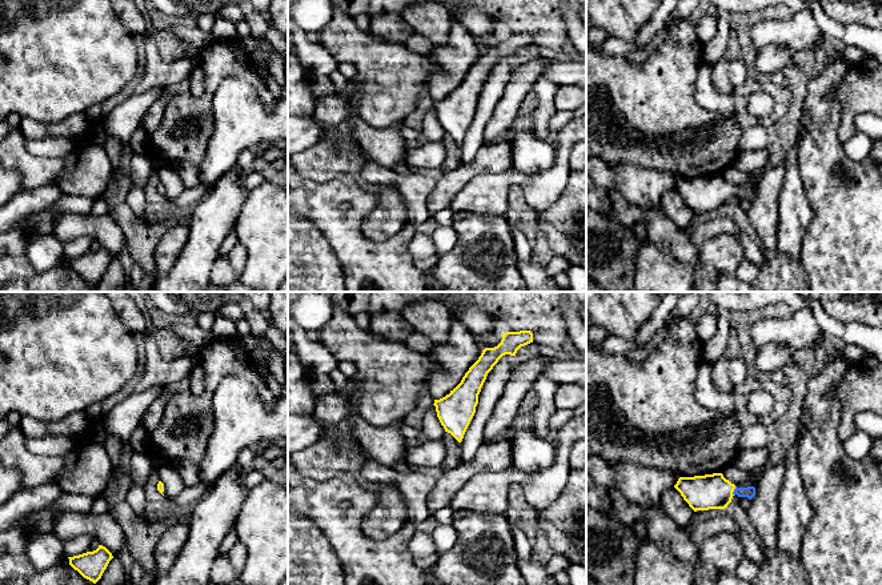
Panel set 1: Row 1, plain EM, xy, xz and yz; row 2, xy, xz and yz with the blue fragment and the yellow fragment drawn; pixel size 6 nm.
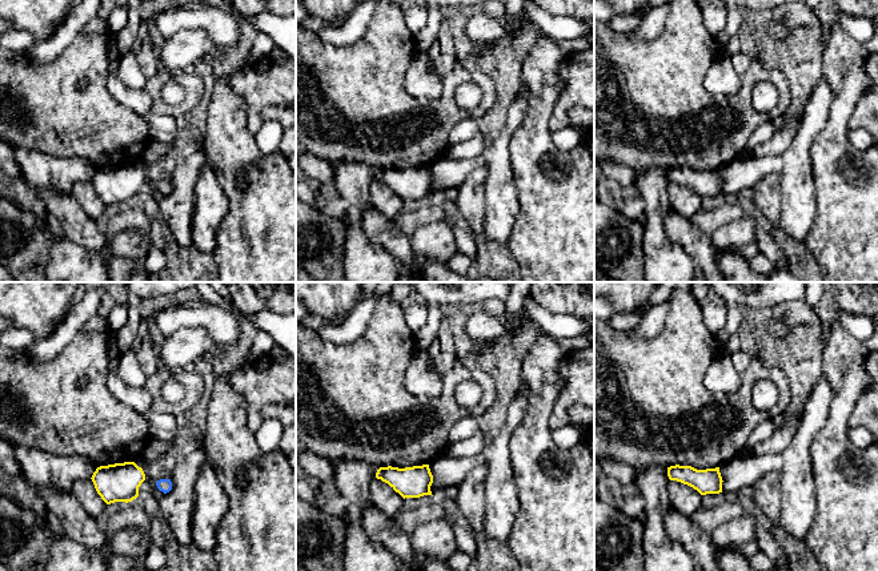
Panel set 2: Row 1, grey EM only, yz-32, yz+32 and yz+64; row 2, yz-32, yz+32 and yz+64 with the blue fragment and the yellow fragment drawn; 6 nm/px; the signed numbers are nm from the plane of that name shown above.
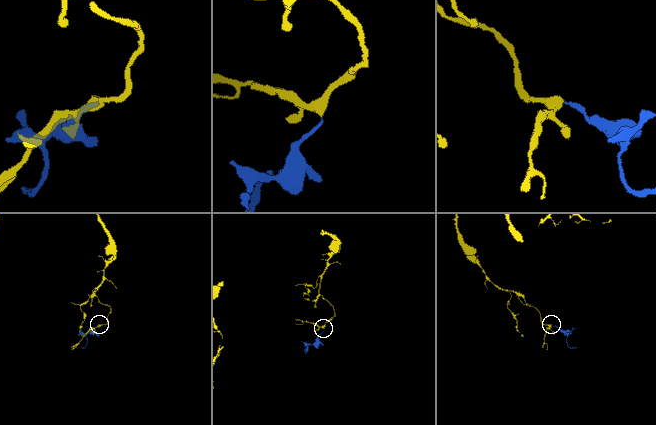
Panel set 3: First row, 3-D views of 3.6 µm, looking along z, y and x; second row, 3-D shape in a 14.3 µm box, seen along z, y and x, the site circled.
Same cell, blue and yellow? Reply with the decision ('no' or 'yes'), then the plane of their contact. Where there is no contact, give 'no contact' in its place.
yes; contact in yz

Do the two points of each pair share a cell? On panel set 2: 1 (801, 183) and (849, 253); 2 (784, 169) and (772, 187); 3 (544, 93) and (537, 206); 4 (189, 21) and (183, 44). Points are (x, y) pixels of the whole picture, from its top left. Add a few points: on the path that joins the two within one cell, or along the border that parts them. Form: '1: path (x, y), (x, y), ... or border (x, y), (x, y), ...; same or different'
1: border (814, 176), (816, 217), (805, 236); different
2: border (764, 175), (773, 173), (777, 176), (782, 208); different
3: path (536, 121), (534, 165), (537, 168), (537, 179); same
4: border (165, 37), (179, 31), (203, 29), (216, 43); different

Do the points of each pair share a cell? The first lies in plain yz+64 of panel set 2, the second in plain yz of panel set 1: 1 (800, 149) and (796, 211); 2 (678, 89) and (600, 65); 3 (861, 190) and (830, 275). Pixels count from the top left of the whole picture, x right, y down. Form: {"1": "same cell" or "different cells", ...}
{"1": "same cell", "2": "same cell", "3": "same cell"}

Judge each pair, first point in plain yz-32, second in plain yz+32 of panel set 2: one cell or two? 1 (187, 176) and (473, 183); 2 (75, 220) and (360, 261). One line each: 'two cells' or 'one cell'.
1: one cell
2: two cells

